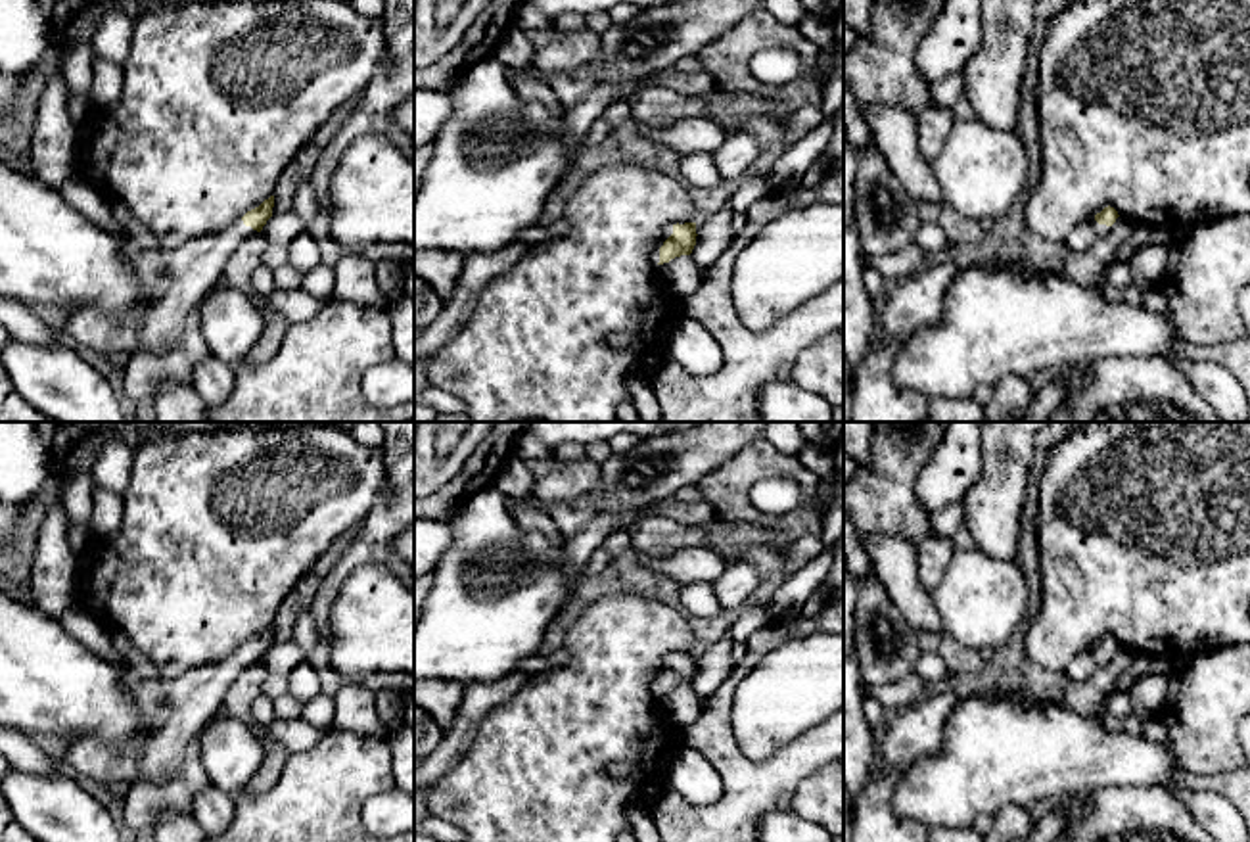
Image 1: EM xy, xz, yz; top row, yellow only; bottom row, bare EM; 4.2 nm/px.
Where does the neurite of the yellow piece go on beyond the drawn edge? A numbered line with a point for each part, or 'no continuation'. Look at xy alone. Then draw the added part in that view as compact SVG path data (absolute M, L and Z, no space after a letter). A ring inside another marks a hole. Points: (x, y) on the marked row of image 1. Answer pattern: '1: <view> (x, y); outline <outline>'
1: xy (175, 280); outline M238 219L228 228L176 249L148 251L123 240L121 249L136 269L150 303L125 324L115 324L94 309L75 313L63 326L65 334L105 357L167 351L182 336L190 311L222 280L228 257L251 232Z

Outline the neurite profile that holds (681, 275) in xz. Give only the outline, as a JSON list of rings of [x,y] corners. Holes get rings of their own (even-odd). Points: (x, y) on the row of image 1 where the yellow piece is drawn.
[[[681,255],[669,263],[658,265],[658,272],[669,292],[681,299],[692,295],[706,278],[706,270],[702,270],[690,255]]]

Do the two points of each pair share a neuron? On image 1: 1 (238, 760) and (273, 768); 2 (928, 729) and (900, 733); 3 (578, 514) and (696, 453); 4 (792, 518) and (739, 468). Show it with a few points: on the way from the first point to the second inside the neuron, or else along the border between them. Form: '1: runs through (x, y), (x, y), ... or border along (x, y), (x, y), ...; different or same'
1: border along (265, 752), (263, 764), (244, 789); different
2: runs through (921, 729), (907, 733); same
3: runs through (606, 499), (614, 493), (643, 493), (668, 476); same
4: runs through (771, 520), (758, 518), (739, 499), (739, 490); same

